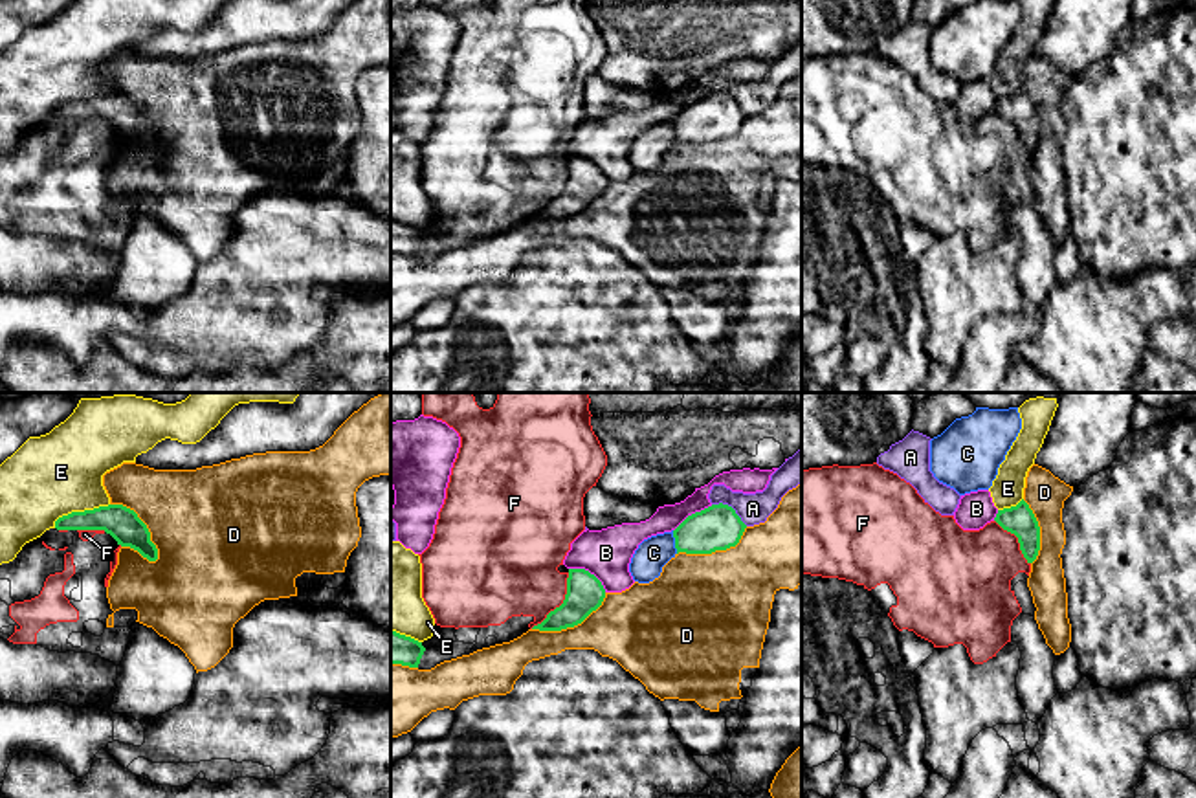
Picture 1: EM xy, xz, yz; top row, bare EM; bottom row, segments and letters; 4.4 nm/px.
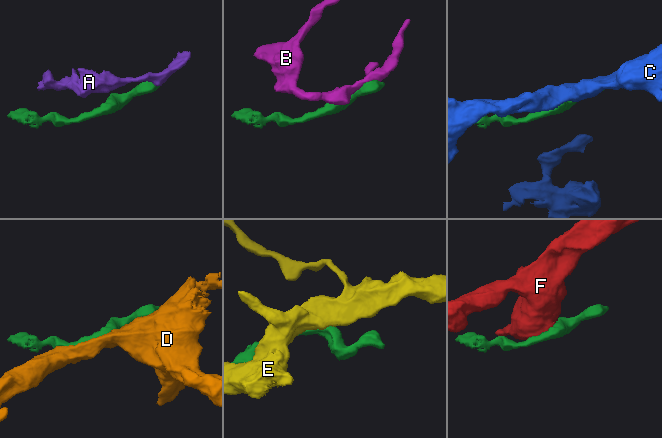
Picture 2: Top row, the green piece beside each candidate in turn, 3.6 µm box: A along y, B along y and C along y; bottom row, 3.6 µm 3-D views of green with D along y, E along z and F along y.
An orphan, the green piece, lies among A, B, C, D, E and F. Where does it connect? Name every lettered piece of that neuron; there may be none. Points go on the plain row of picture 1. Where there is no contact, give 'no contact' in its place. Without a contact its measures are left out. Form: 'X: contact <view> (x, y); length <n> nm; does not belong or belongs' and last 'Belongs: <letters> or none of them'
A: contact xz (730, 96); length 190 nm; does not belong
B: contact xz (587, 160); length 200 nm; does not belong
C: contact xz (675, 131); length 110 nm; does not belong
D: contact xy (145, 114); length 320 nm; does not belong
E: contact xy (79, 101); length 260 nm; does not belong
F: contact xz (562, 193); length 300 nm; belongs
Belongs: F

